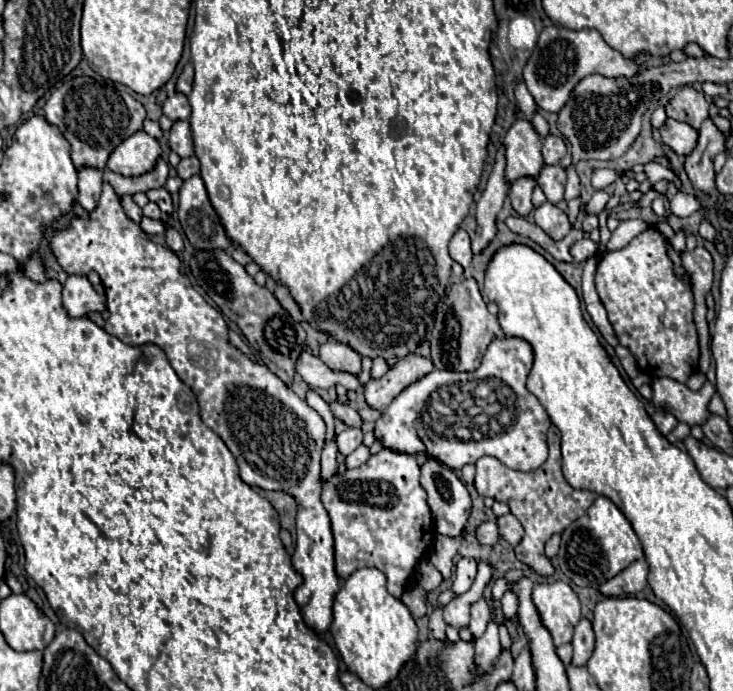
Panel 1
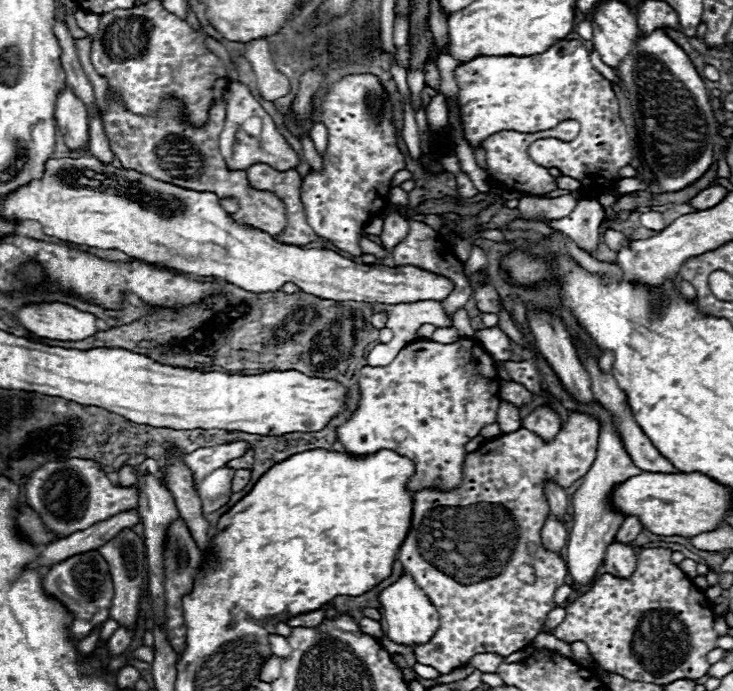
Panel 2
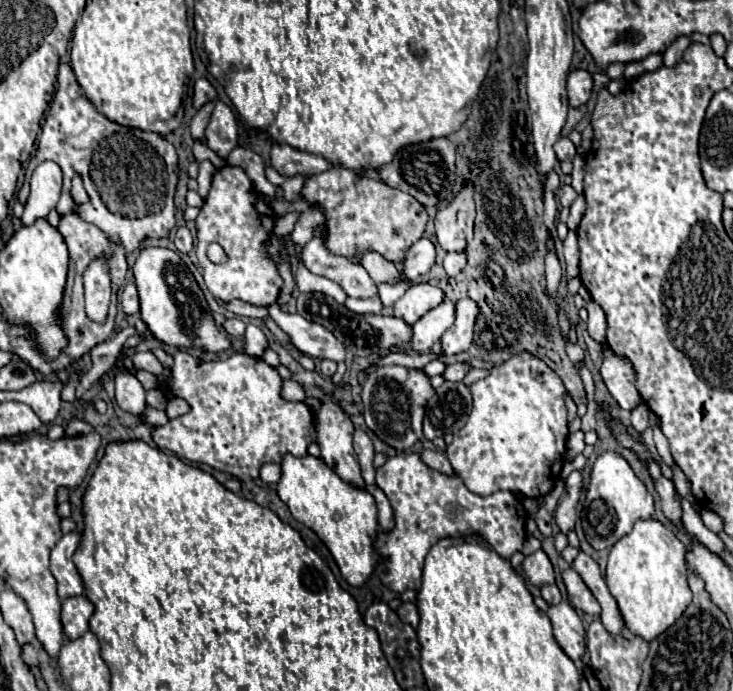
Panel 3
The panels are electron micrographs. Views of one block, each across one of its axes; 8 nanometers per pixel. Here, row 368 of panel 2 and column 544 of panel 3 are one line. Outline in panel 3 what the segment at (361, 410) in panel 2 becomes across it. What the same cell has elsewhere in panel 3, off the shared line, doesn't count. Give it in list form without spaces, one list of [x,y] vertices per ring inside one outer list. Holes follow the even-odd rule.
[[[522,350],[502,364],[492,366],[486,378],[470,384],[470,392],[474,400],[470,418],[446,450],[450,464],[454,472],[462,478],[464,486],[478,496],[490,496],[498,490],[518,492],[528,498],[546,496],[560,478],[568,436],[564,402],[566,388],[560,376],[550,366],[546,366],[546,362]]]

